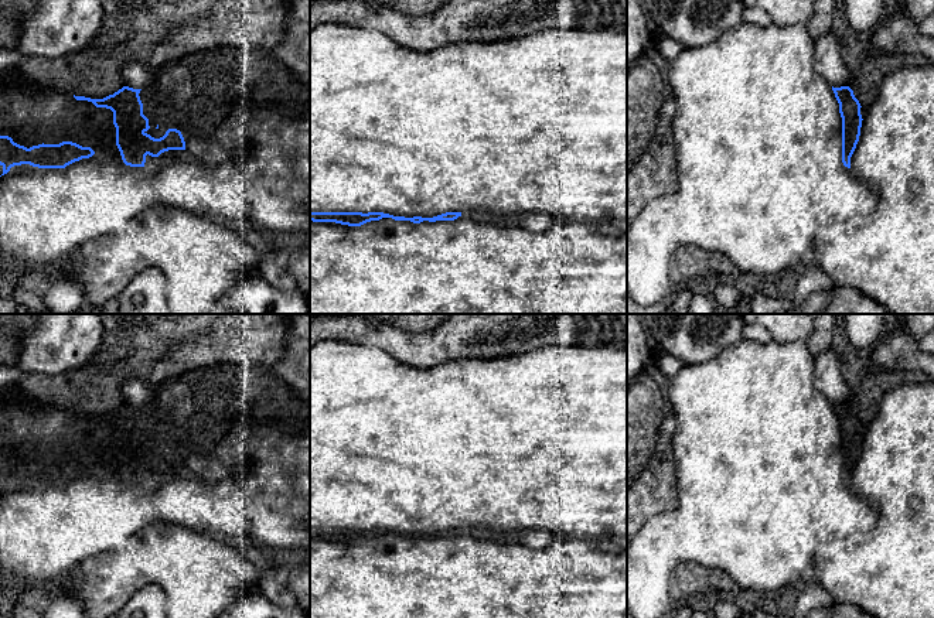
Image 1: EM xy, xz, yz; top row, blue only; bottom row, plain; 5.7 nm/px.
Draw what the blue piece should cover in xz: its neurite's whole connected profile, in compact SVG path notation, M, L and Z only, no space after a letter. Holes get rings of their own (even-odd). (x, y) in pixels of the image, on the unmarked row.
M310 529L310 537L313 539L335 539L348 543L361 543L371 537L379 537L382 535L392 535L395 537L410 537L413 540L420 540L423 537L436 539L436 537L454 537L461 533L461 529L446 529L433 535L405 535L405 533L393 533L384 529Z

